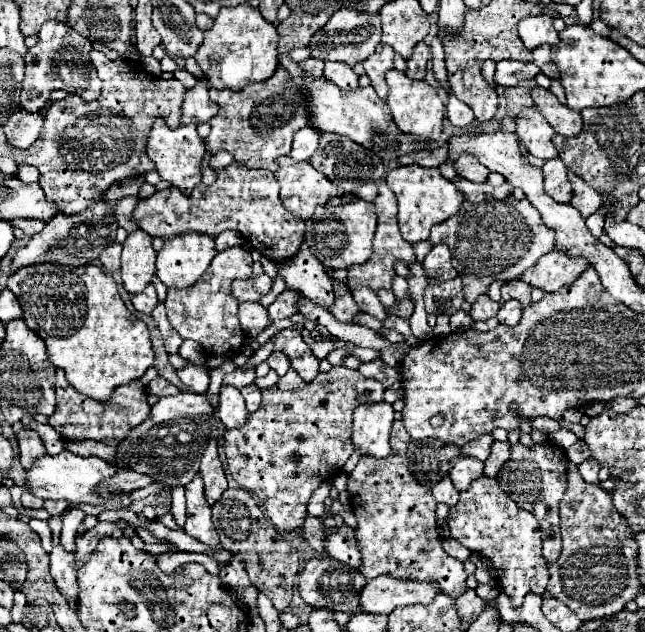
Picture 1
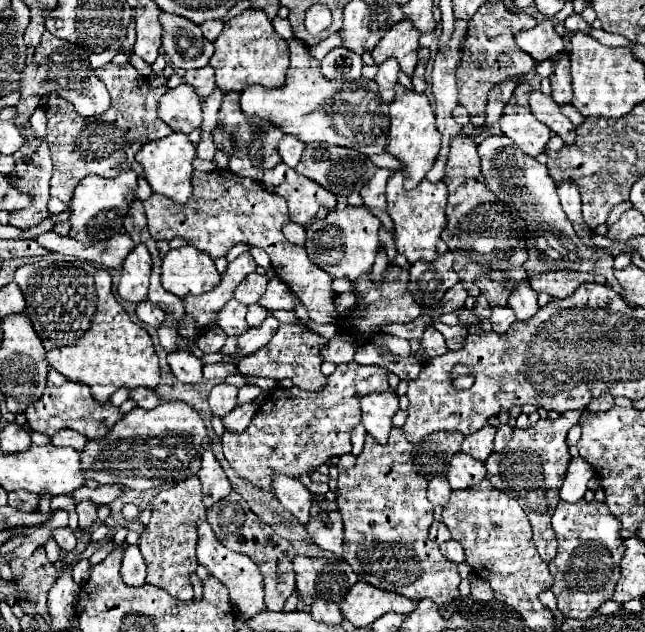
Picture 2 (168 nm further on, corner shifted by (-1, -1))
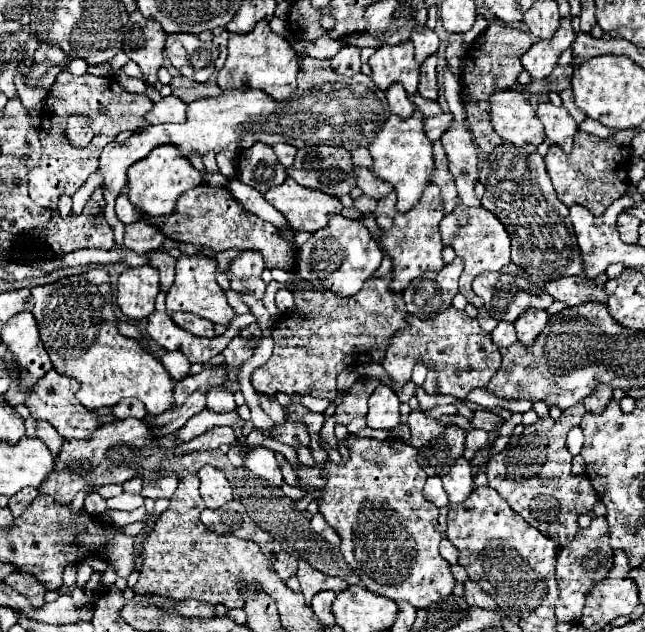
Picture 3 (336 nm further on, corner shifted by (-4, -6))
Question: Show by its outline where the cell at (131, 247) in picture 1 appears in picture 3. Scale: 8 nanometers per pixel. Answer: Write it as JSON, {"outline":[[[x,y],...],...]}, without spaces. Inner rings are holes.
{"outline":[[[151,265],[131,267],[117,281],[117,305],[133,321],[147,319],[155,311],[159,273]]]}

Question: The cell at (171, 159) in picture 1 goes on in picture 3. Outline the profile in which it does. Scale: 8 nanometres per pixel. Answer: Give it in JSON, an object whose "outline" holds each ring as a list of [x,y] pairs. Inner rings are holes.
{"outline":[[[159,145],[153,149],[145,159],[135,163],[127,171],[127,195],[135,209],[139,209],[143,215],[157,217],[157,215],[169,215],[175,209],[175,199],[185,193],[191,187],[197,187],[203,183],[201,173],[189,163],[189,159],[183,159],[179,155],[177,147],[171,145]]]}

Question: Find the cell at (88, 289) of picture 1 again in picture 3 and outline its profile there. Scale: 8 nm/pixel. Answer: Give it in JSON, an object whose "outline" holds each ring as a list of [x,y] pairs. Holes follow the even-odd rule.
{"outline":[[[89,269],[87,273],[51,285],[33,287],[31,295],[35,299],[33,315],[51,363],[55,371],[83,385],[83,389],[77,391],[77,399],[83,407],[113,407],[125,397],[135,397],[145,405],[147,415],[159,415],[175,405],[175,383],[167,375],[167,369],[135,339],[127,339],[117,331],[107,271]]]}

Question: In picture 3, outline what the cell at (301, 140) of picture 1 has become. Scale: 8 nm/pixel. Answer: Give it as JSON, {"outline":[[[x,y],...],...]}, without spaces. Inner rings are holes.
{"outline":[[[277,143],[277,145],[273,145],[273,149],[275,149],[275,155],[279,157],[279,161],[285,167],[291,167],[291,161],[293,161],[297,149],[293,145],[287,145],[287,143]]]}

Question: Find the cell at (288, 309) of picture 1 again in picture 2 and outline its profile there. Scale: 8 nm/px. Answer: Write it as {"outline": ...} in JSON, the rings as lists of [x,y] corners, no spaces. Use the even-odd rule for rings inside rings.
{"outline":[[[272,314],[266,316],[266,320],[262,322],[262,326],[250,328],[246,334],[238,336],[240,354],[244,356],[244,354],[256,352],[260,346],[264,346],[264,344],[270,342],[270,338],[272,338],[272,334],[276,334],[276,330],[278,330],[278,320]]]}

